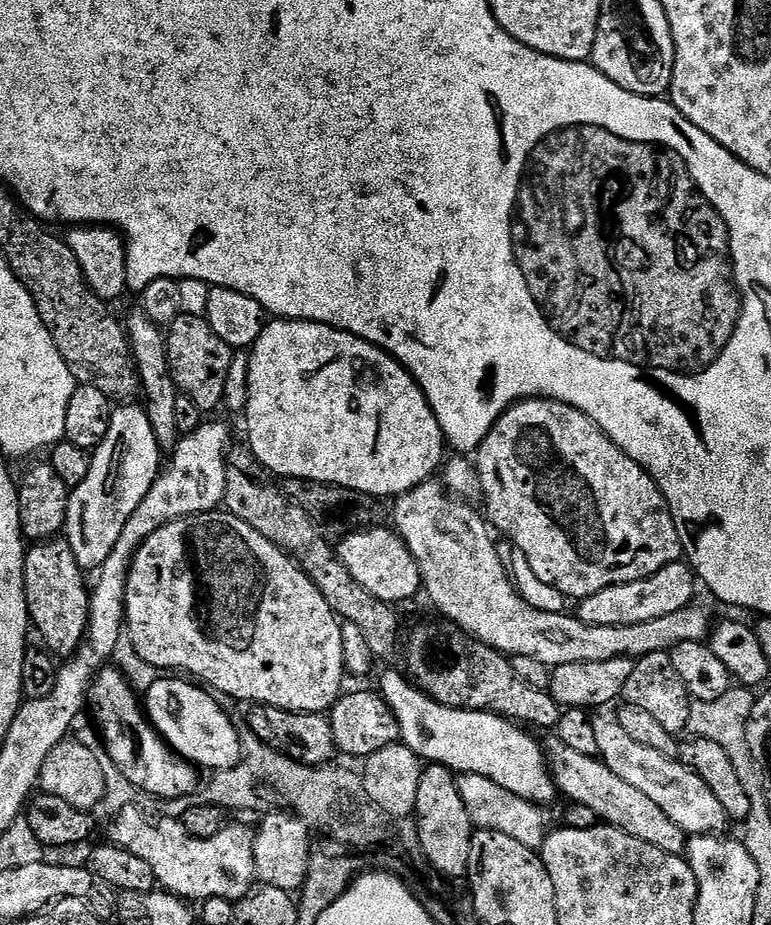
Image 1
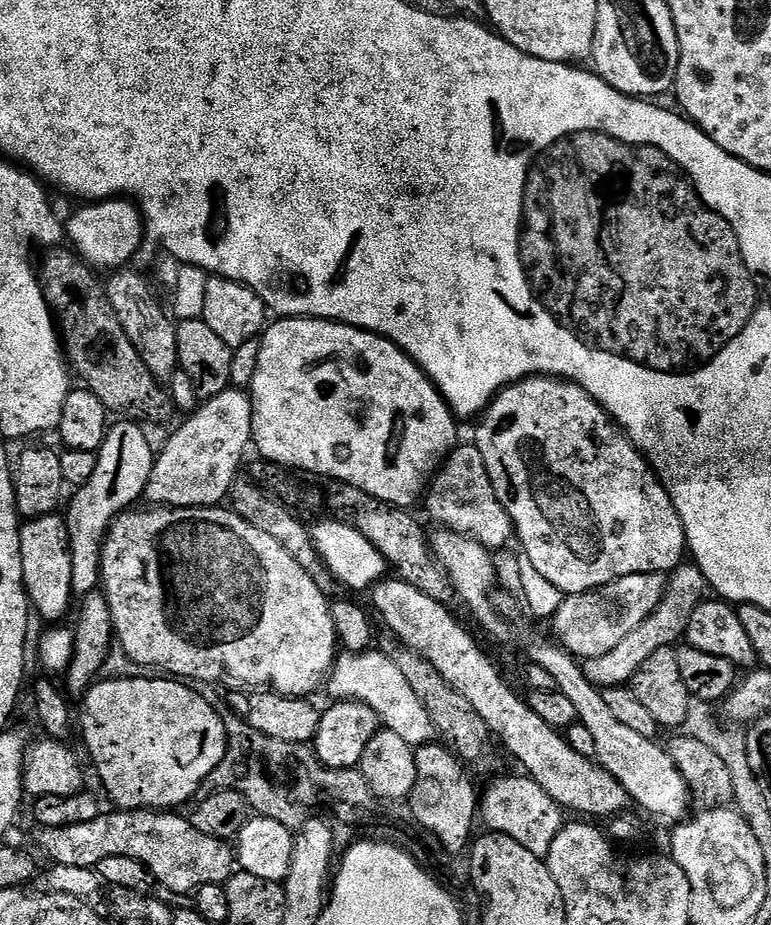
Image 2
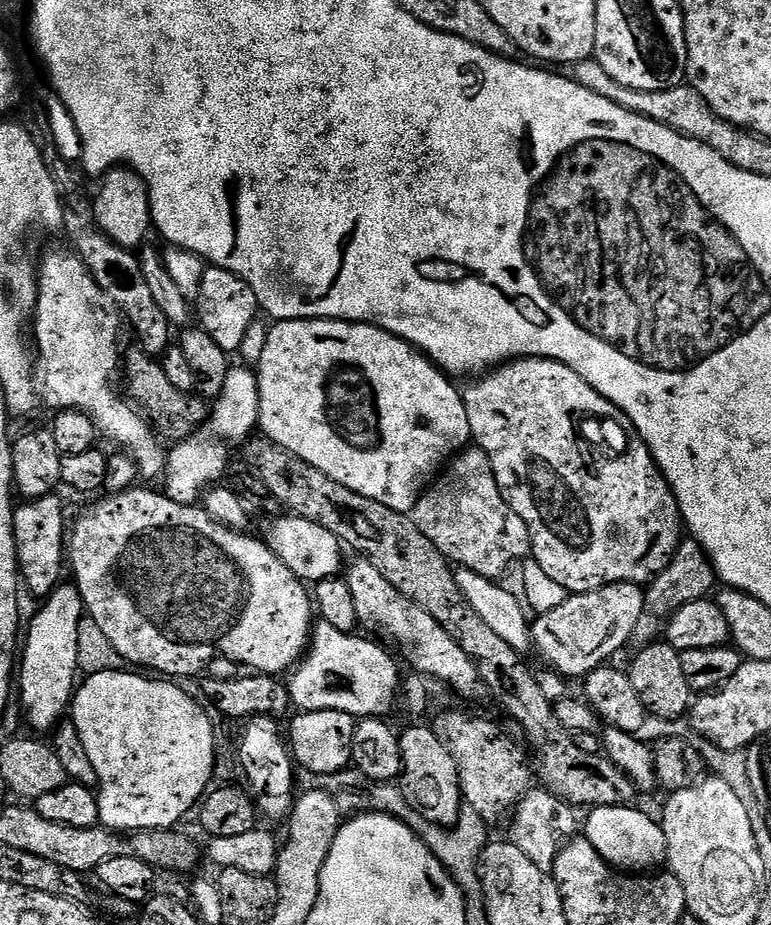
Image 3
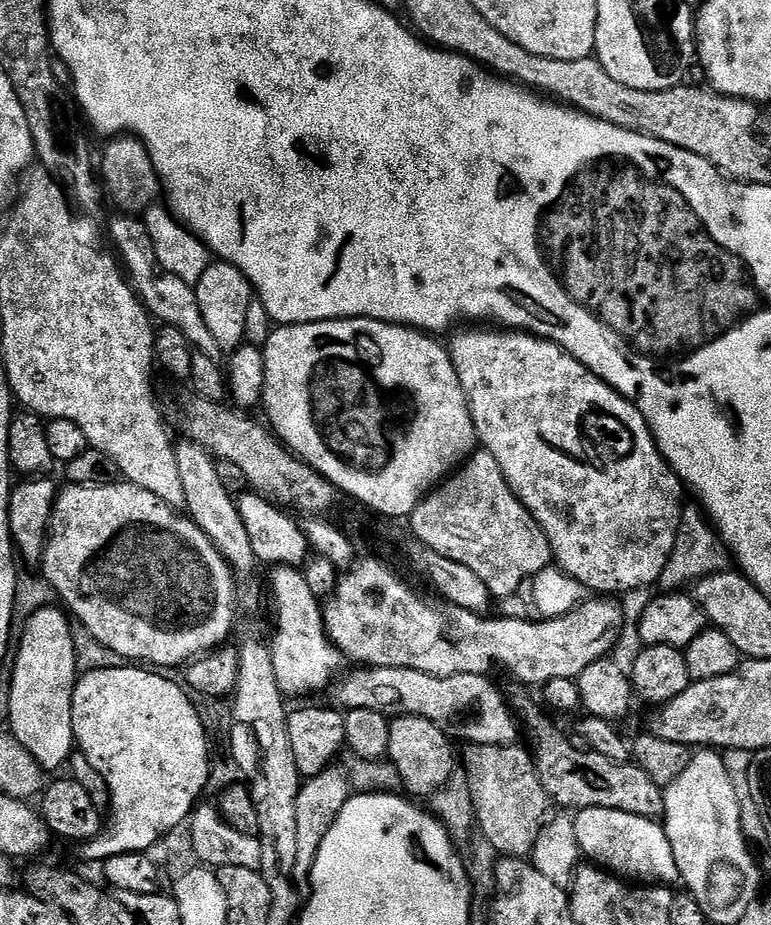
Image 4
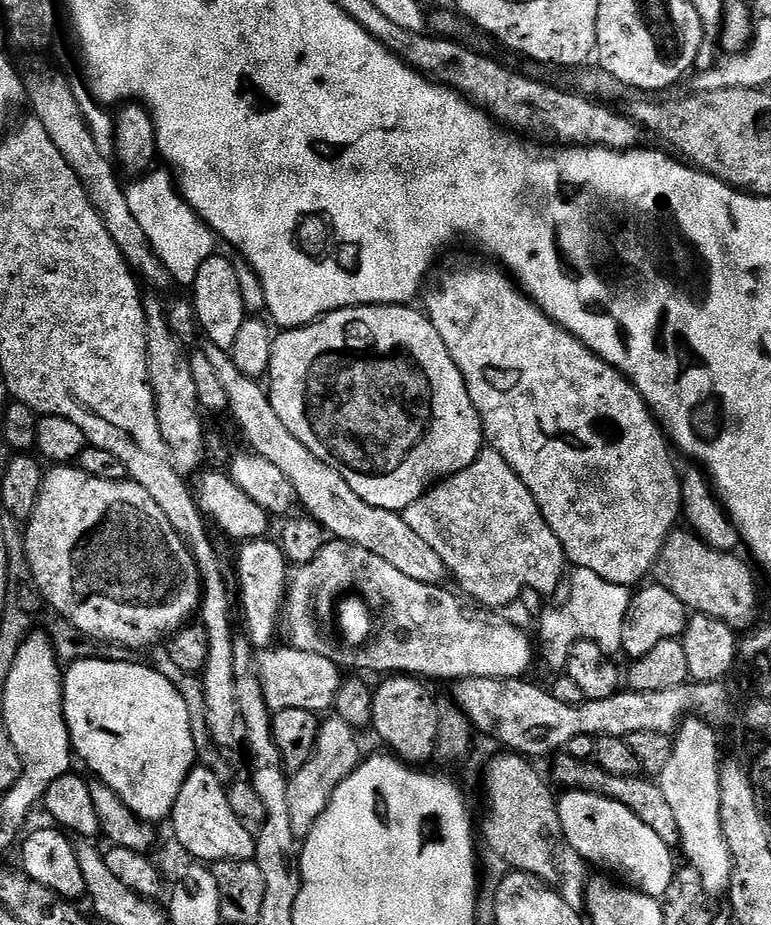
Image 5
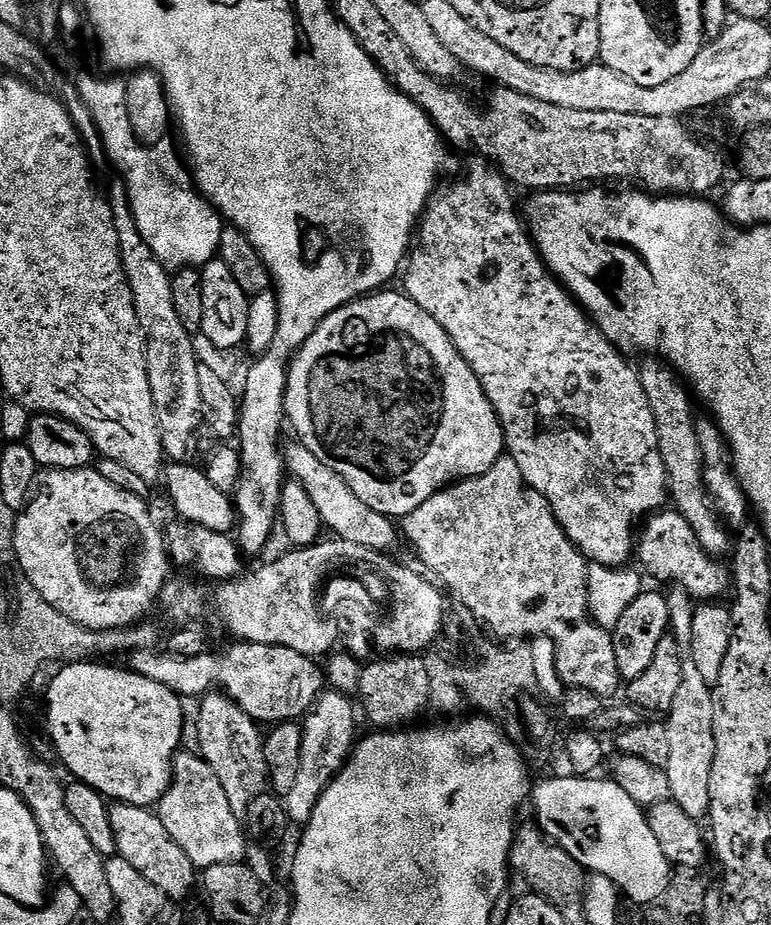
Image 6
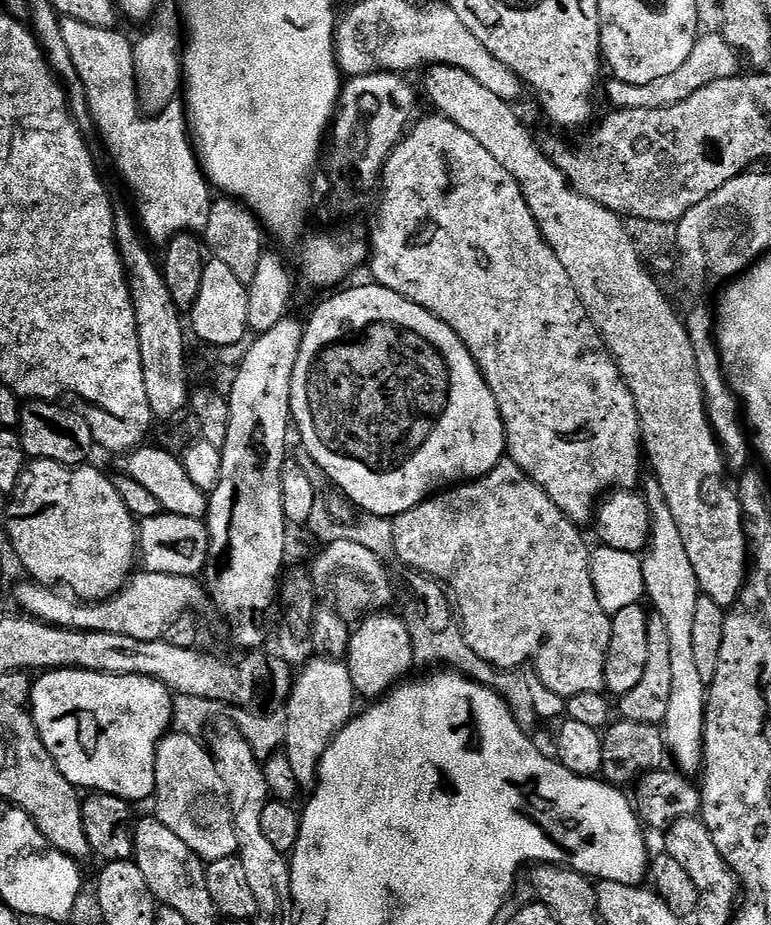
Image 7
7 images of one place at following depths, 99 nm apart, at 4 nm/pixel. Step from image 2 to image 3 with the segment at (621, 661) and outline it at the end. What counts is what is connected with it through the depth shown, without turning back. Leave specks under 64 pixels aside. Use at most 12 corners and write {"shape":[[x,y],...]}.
{"shape":[[681,539],[647,585],[635,643],[657,643],[686,602],[718,577],[706,550]]}

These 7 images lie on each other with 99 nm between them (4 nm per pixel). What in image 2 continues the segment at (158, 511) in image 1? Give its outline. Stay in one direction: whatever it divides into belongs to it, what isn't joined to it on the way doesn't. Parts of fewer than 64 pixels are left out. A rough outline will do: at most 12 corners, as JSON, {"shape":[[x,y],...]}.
{"shape":[[207,397],[154,460],[147,495],[173,508],[229,499],[252,398]]}

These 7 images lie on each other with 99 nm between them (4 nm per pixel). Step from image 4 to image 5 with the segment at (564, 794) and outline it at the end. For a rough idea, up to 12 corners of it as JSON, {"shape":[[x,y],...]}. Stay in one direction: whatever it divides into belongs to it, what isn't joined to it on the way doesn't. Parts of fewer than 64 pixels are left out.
{"shape":[[555,757],[551,779],[631,810],[662,842],[678,821],[655,779],[615,776],[594,762]]}

